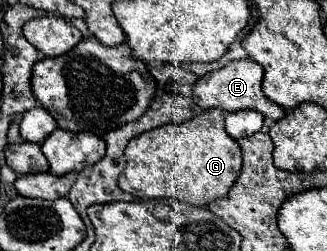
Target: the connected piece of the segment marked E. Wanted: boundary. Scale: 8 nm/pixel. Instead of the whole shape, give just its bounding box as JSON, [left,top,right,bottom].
[193,59,285,121]

